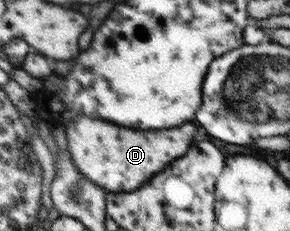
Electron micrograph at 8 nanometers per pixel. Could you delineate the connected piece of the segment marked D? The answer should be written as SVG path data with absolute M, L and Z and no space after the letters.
M76 116L67 123L65 132L73 162L86 179L107 192L130 192L161 172L168 163L182 157L193 144L196 127L188 123L164 131L138 131Z

